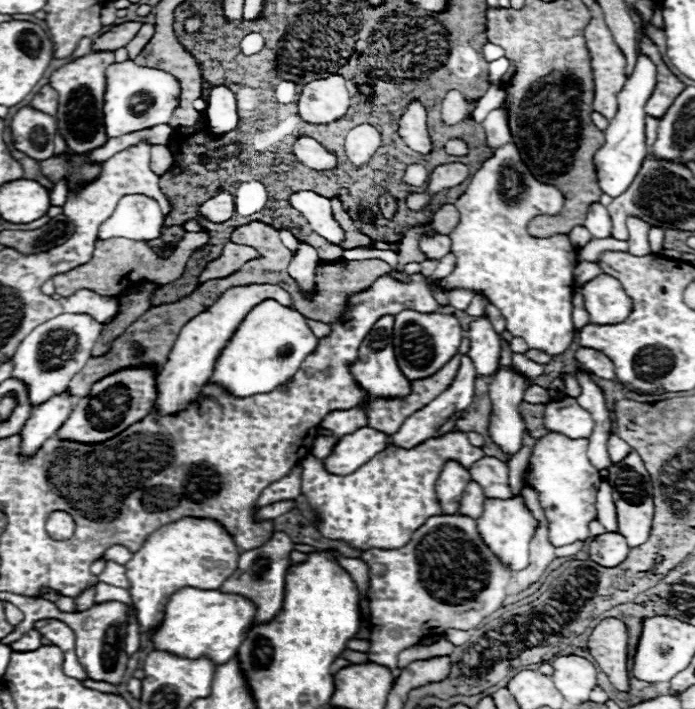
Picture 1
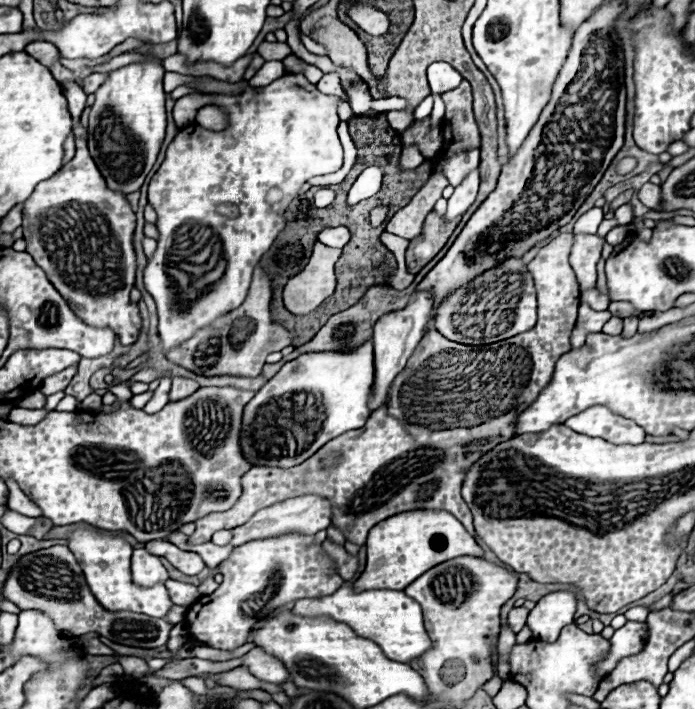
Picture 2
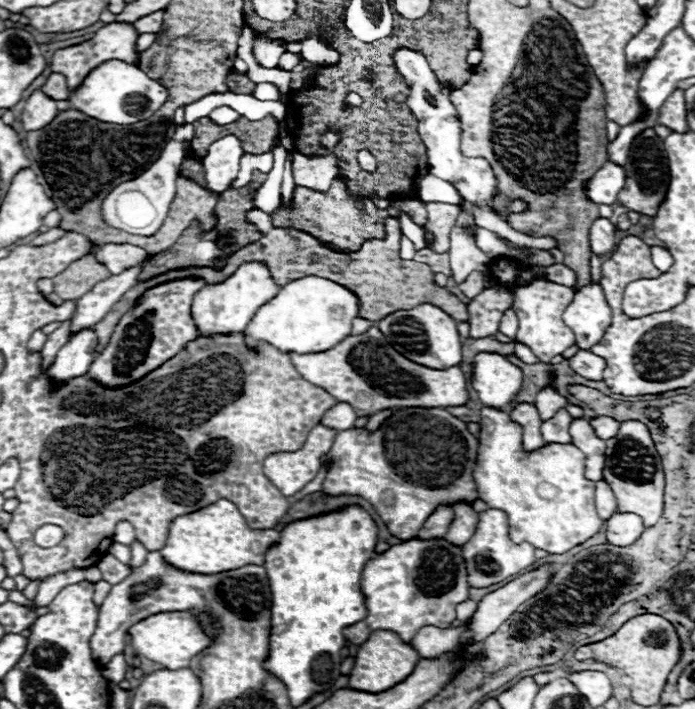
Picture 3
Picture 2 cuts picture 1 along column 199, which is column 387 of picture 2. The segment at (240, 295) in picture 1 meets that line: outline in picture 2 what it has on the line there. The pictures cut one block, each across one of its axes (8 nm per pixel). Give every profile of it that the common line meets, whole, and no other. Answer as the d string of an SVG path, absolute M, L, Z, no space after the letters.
M418 292L416 294L416 300L410 302L404 310L392 312L388 316L382 316L374 325L372 336L374 349L374 384L372 384L372 392L370 392L370 398L368 398L370 412L374 412L380 406L384 406L384 402L388 398L388 388L390 388L392 380L404 370L408 358L412 356L414 348L422 340L424 328L428 326L430 318L432 318L432 294L430 292Z

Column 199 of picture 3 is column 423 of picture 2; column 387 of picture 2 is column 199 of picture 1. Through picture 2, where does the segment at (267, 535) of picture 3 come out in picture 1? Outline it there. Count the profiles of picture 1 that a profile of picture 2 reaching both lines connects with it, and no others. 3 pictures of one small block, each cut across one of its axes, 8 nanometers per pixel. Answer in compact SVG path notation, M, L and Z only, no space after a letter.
M184 518L162 526L146 538L146 544L126 564L130 596L138 612L138 624L144 634L154 632L164 620L164 608L170 596L184 588L216 590L238 568L238 548L234 540L212 520Z

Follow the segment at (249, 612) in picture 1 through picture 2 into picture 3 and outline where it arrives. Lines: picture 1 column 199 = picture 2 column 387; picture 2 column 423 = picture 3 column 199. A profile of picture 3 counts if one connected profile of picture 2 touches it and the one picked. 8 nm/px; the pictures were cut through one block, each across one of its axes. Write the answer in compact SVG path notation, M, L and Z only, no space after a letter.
M160 612L134 624L130 628L130 642L138 654L162 664L168 670L178 670L186 668L190 664L190 658L210 648L214 640L204 632L204 628L192 612Z

